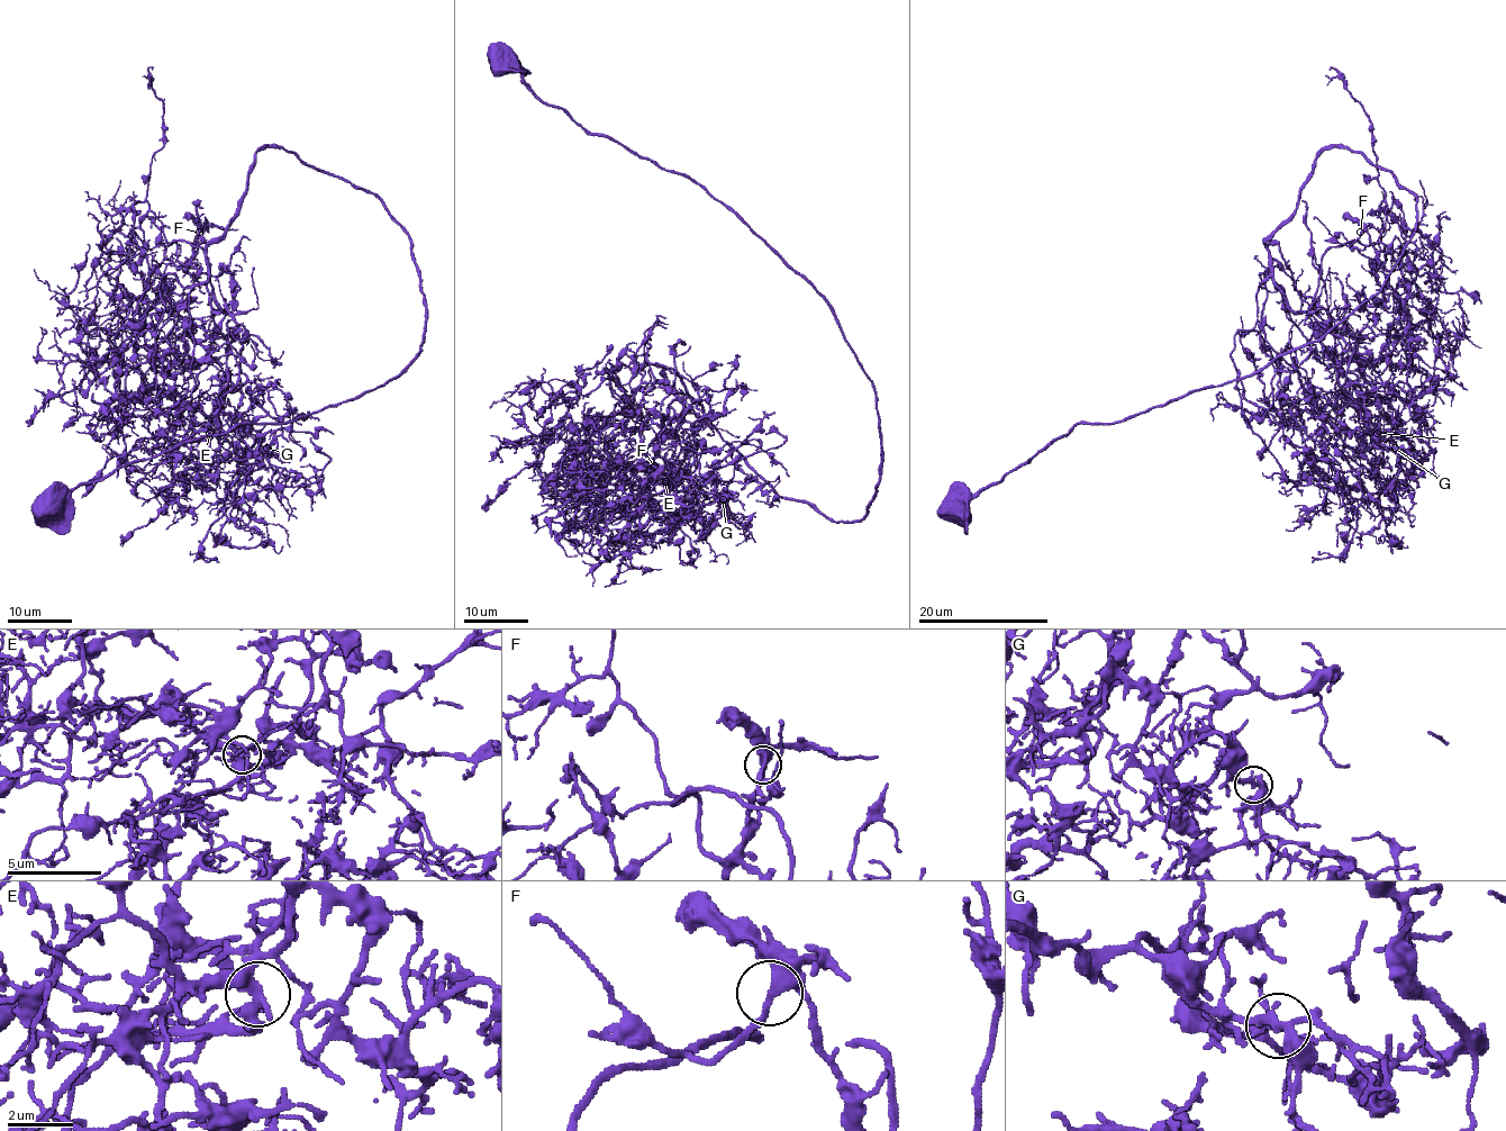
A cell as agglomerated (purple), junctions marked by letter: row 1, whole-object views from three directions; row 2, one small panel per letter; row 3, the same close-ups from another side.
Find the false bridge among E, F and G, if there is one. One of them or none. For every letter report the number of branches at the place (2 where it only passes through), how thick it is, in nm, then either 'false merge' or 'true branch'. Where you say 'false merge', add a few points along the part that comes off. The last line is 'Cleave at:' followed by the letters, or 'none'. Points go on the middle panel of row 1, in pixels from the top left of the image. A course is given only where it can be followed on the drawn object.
E: 3 branches meet; 280 nm thick; true branch
F: 3 branches meet; 280 nm thick; true branch
G: 3 branches meet; 240 nm thick; true branch
Cleave at: none

